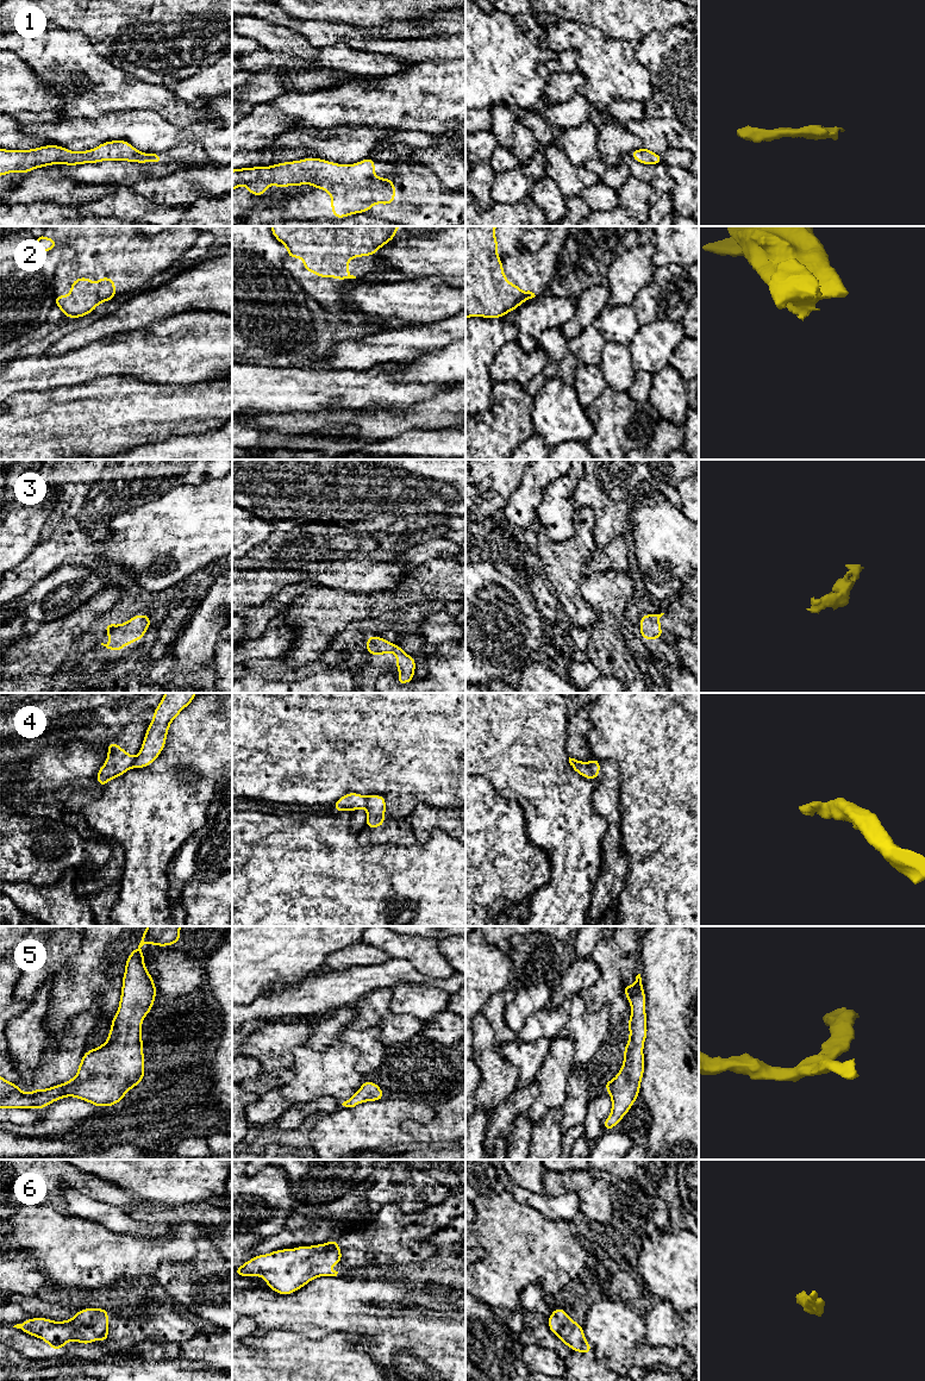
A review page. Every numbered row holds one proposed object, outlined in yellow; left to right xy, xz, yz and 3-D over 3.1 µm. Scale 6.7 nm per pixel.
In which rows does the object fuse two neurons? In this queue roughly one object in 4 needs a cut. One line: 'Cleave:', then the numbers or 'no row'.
Cleave: 4

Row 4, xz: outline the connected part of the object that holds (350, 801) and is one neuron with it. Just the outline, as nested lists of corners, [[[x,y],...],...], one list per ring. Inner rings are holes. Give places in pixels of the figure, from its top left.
[[[346,793],[344,796],[333,802],[333,807],[338,813],[349,811],[352,812],[367,806],[367,796],[358,793]]]

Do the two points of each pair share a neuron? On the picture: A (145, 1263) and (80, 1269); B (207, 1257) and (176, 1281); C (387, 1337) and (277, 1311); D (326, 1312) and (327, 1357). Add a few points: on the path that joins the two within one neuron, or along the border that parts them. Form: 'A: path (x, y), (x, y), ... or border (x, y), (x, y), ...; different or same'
A: path (129, 1263), (97, 1263); same
B: path (200, 1264), (183, 1281); same
C: path (360, 1312), (305, 1311); same
D: border (300, 1332), (312, 1338), (330, 1336); different

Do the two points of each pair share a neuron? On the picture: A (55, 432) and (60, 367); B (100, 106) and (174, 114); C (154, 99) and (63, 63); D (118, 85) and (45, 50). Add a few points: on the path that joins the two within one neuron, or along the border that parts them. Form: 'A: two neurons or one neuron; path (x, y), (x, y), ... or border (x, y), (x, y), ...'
A: two neurons; border (86, 382), (31, 392)
B: one neuron; path (118, 99), (156, 99)
C: one neuron; path (131, 93), (118, 91), (98, 70), (86, 63)
D: one neuron; path (100, 73), (77, 56), (63, 55)

